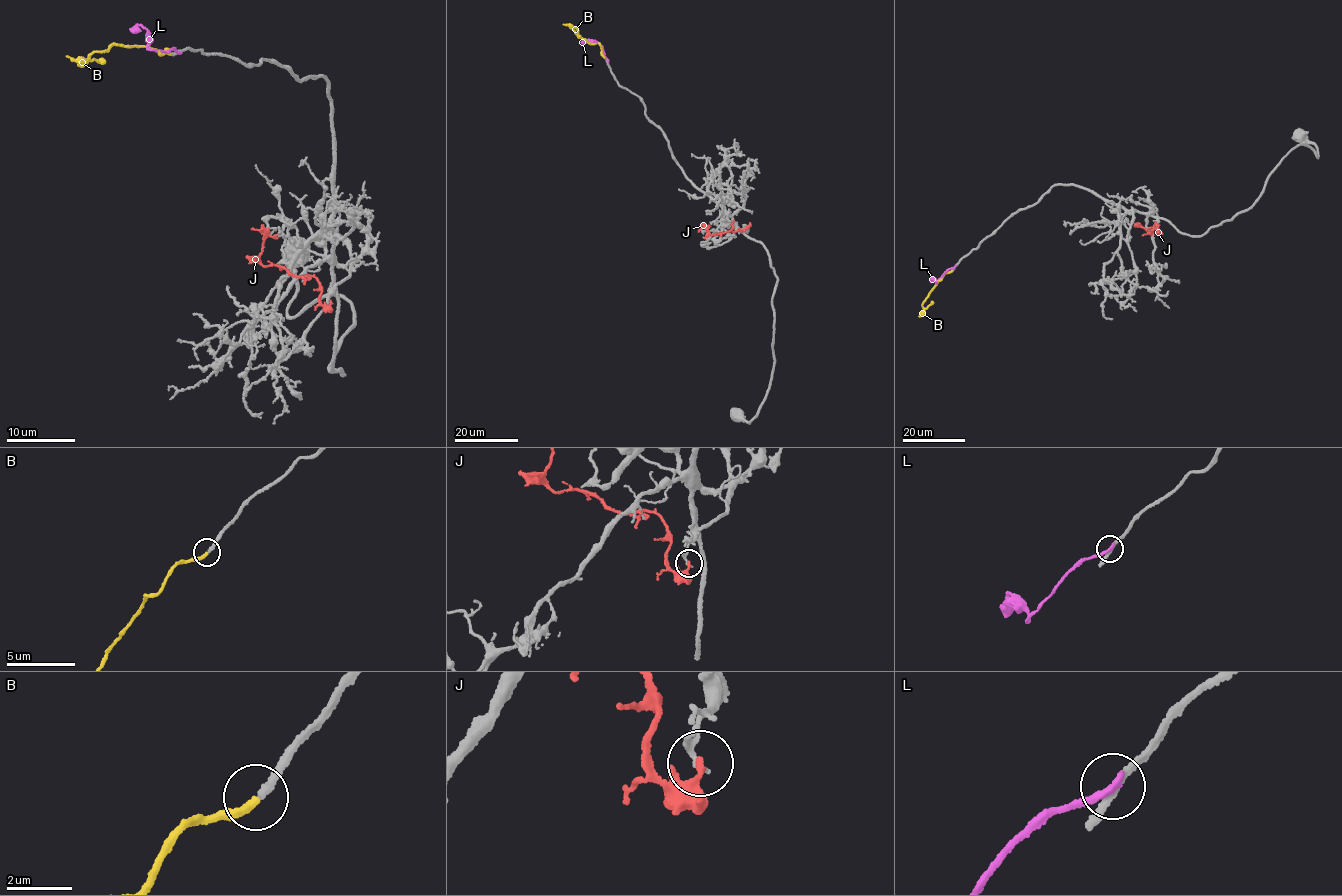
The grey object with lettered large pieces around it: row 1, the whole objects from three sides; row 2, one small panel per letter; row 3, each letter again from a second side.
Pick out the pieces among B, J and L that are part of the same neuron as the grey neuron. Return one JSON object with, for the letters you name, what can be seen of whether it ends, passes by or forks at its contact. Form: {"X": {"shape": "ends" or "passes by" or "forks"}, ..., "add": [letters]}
{"B": {"shape": "ends"}, "add": ["B"]}

